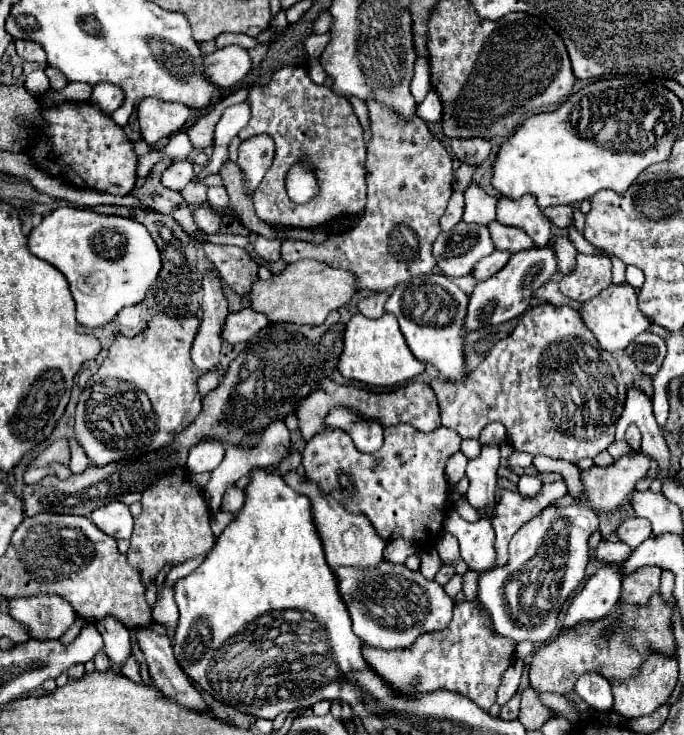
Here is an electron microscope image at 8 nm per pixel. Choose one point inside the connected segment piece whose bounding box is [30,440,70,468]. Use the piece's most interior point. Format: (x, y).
(59, 452)

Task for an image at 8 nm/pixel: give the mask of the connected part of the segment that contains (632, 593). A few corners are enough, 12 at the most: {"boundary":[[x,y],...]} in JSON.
{"boundary":[[640,566],[622,580],[622,604],[646,606],[662,570]]}

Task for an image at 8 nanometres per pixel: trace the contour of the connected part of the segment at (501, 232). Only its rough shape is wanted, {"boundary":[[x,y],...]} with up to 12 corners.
{"boundary":[[500,222],[488,226],[498,250],[520,252],[534,248],[524,230]]}

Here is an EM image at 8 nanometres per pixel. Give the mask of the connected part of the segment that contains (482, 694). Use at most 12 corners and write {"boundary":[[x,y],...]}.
{"boundary":[[480,602],[396,650],[362,646],[400,696],[496,702],[516,642]]}

